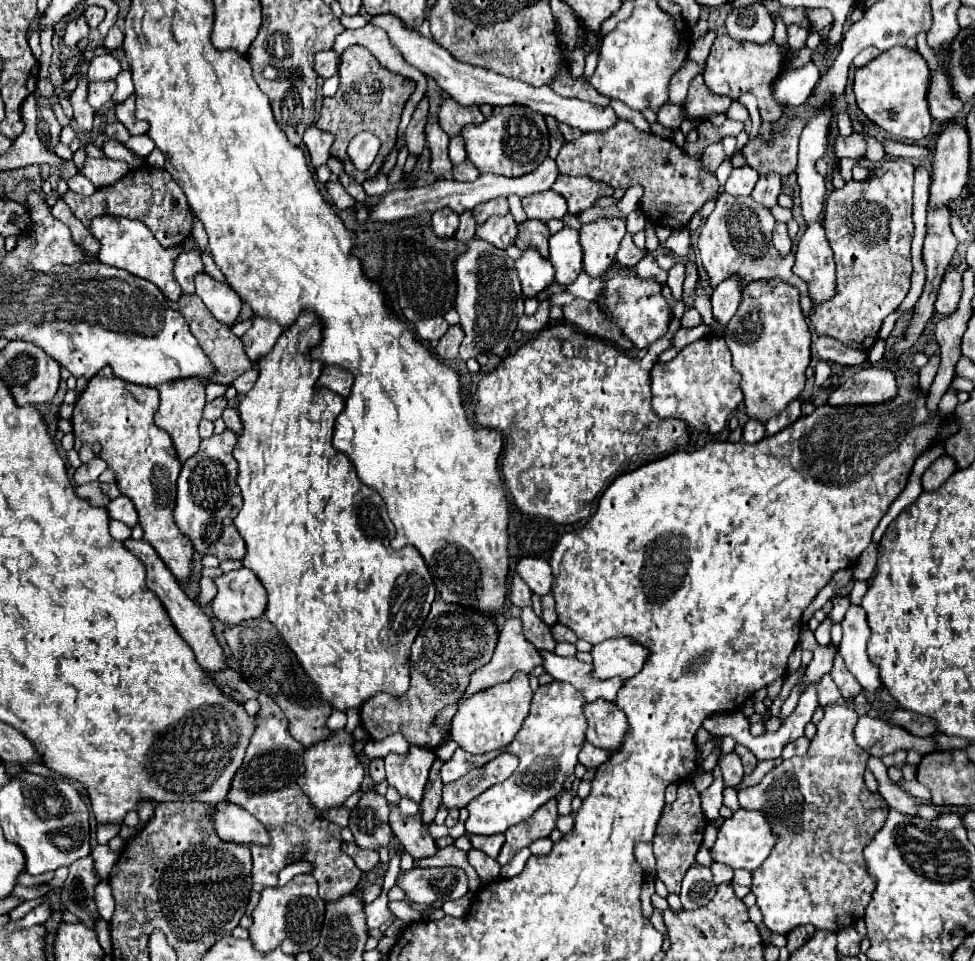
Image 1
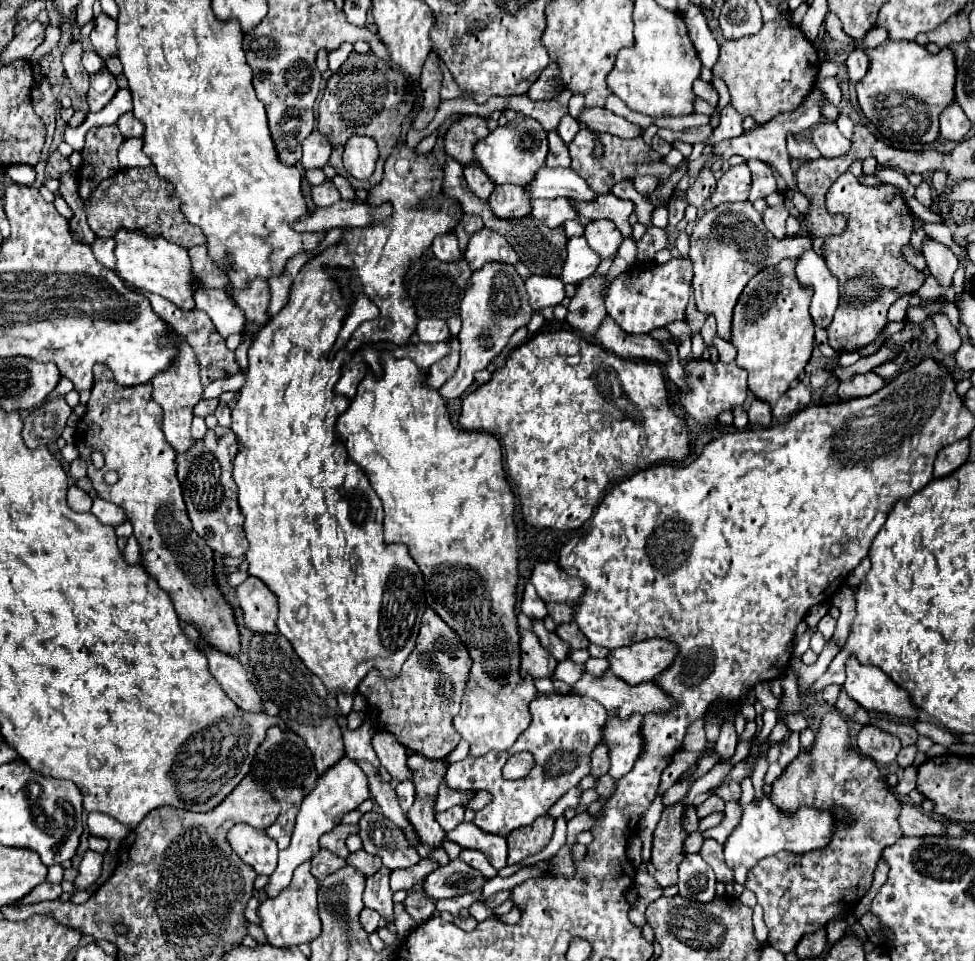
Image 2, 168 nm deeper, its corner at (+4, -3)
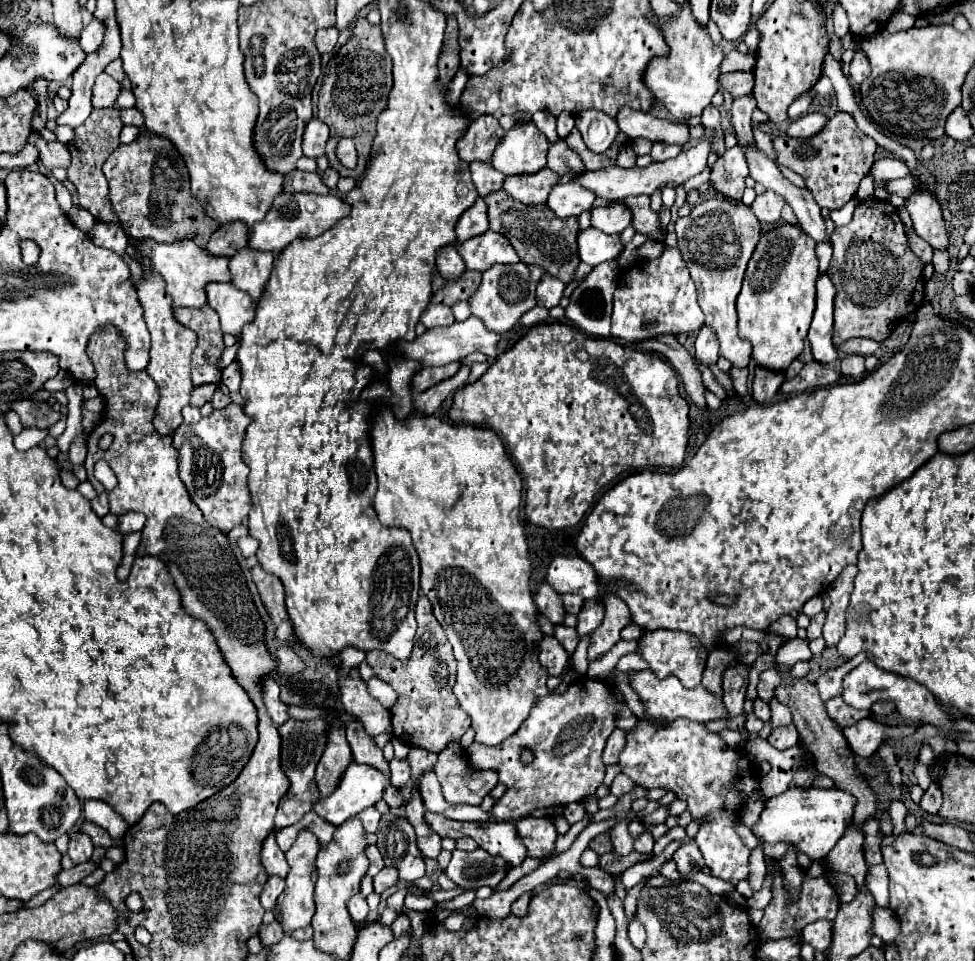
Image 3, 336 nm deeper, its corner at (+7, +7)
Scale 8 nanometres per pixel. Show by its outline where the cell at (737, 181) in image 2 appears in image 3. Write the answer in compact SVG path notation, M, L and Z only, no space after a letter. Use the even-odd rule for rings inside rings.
M738 145L726 149L726 153L712 165L712 173L710 173L710 181L716 193L730 199L742 199L746 177L748 177L748 165Z

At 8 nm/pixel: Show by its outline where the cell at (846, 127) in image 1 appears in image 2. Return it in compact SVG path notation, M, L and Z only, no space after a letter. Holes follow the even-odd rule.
M837 77L821 79L821 81L817 83L817 87L821 89L821 93L823 93L833 105L839 105L839 101L841 101L841 87L839 87Z

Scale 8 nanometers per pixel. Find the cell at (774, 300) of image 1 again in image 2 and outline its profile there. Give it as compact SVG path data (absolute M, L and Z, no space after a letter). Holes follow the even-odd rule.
M783 259L777 265L769 265L761 269L751 283L743 289L735 313L733 313L733 331L731 331L731 345L737 349L735 363L749 373L749 389L755 393L757 399L767 401L769 405L775 405L777 399L791 387L791 383L797 379L797 375L805 369L807 361L811 359L813 351L813 319L809 315L809 303L813 297L811 287L803 287L795 275L797 259Z

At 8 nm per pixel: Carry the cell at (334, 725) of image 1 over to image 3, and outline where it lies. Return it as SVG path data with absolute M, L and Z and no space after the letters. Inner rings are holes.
M346 647L346 649L338 655L338 659L340 659L338 671L342 671L342 673L346 675L346 673L350 673L352 669L356 669L356 667L364 661L364 651L354 649L354 647Z

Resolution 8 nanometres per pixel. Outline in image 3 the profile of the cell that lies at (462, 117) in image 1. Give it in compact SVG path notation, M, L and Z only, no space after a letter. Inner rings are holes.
M480 115L470 121L466 133L456 143L458 155L462 161L482 161L488 163L492 157L492 151L500 137L504 135L504 129L498 125L498 119L492 115Z

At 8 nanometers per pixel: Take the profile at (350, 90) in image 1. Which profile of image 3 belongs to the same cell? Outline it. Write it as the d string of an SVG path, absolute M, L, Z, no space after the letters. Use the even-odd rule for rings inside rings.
M358 19L352 29L352 37L336 53L318 99L318 117L330 127L330 139L326 145L326 157L330 167L334 167L342 177L360 179L370 161L372 141L376 137L376 119L386 109L386 101L392 89L392 61L384 49L382 33L378 25L370 25L366 19ZM352 137L358 149L356 169L346 169L336 157L336 147L340 139Z

